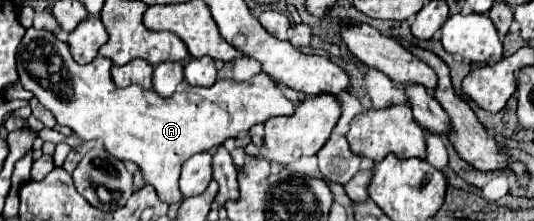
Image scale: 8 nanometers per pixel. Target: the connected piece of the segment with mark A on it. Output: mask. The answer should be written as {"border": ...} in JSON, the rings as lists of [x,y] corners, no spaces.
{"border":[[[26,29],[18,45],[18,75],[24,89],[32,91],[34,97],[54,113],[58,125],[70,127],[80,139],[96,139],[102,141],[106,151],[120,161],[134,161],[142,169],[146,181],[156,187],[158,195],[166,203],[182,201],[178,191],[178,175],[182,163],[200,151],[208,151],[212,147],[220,147],[228,137],[238,137],[246,133],[252,125],[264,123],[276,115],[290,115],[294,113],[294,105],[282,95],[276,83],[260,73],[250,81],[232,81],[220,79],[212,87],[186,87],[184,91],[176,91],[172,97],[160,97],[153,89],[143,90],[138,85],[118,88],[110,77],[112,61],[108,57],[96,57],[92,63],[80,65],[74,61],[68,43],[54,37],[54,33],[46,29]]]}

